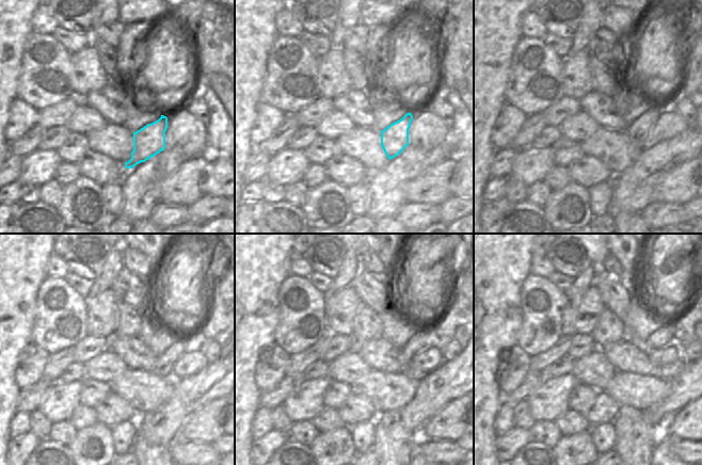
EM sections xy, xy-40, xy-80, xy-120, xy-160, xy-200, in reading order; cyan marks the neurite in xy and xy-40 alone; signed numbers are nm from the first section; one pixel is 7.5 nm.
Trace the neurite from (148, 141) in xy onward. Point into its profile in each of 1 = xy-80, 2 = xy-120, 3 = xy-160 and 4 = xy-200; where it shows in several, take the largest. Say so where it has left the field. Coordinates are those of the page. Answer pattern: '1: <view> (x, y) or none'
1: xy-80 (639, 129)
2: xy-120 (164, 363)
3: xy-160 (423, 338)
4: xy-200 (665, 336)

